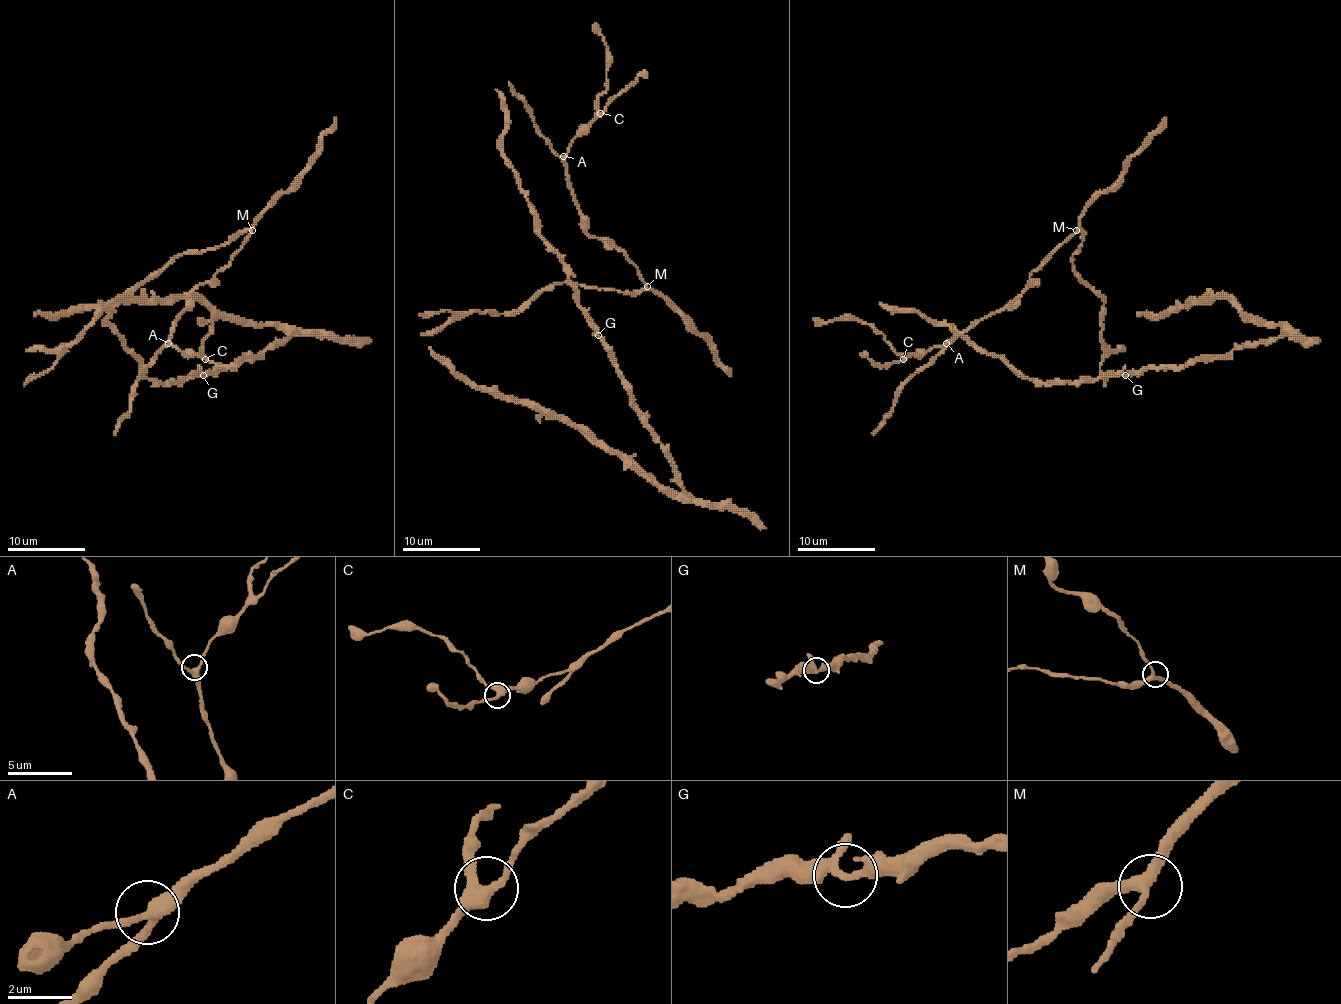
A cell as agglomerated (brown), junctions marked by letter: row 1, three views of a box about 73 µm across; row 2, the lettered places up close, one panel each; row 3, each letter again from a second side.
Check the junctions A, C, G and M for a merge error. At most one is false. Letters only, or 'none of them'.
none of them

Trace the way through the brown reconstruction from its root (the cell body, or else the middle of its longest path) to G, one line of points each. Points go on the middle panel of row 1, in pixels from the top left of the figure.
G: (479, 390), (567, 417), (682, 493), (669, 450), (633, 403), (612, 349), (598, 335)

